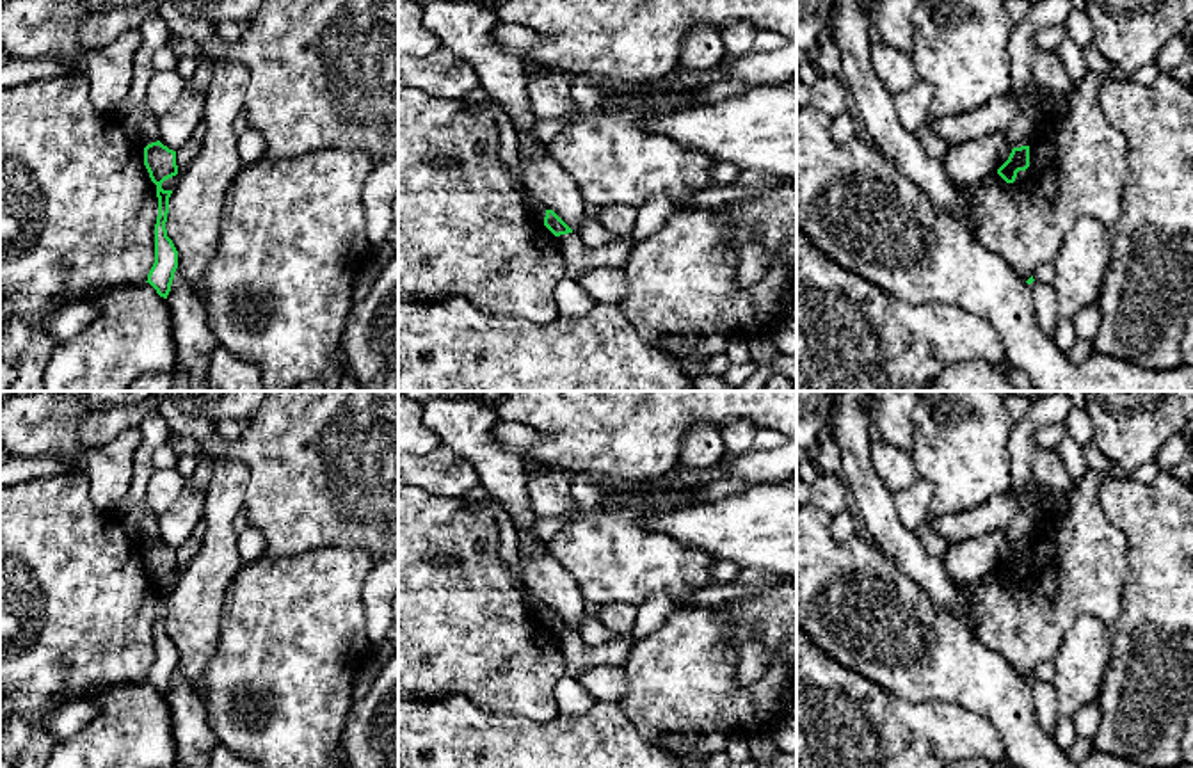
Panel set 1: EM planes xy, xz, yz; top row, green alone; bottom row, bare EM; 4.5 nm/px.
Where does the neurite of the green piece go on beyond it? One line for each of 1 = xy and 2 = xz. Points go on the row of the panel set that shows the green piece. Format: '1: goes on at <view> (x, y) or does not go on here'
1: does not go on here
2: does not go on here

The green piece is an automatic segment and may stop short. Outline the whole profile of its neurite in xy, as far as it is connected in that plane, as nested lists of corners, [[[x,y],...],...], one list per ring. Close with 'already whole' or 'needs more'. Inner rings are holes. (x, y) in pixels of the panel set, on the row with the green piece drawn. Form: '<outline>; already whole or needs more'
[[[160,140],[144,148],[144,165],[151,181],[156,185],[158,217],[155,224],[155,263],[148,274],[148,281],[160,297],[167,299],[174,272],[178,268],[178,251],[167,236],[165,222],[169,213],[169,197],[172,190],[164,190],[162,183],[178,174],[176,151]]]; already whole

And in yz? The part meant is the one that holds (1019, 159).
[[[1029,146],[1013,148],[1008,160],[997,169],[997,174],[1006,181],[1013,183],[1019,171],[1029,167]]]; already whole

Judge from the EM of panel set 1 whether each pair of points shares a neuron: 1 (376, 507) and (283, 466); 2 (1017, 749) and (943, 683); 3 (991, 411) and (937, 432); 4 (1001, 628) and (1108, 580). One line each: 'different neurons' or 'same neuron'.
1: same neuron
2: same neuron
3: same neuron
4: same neuron

